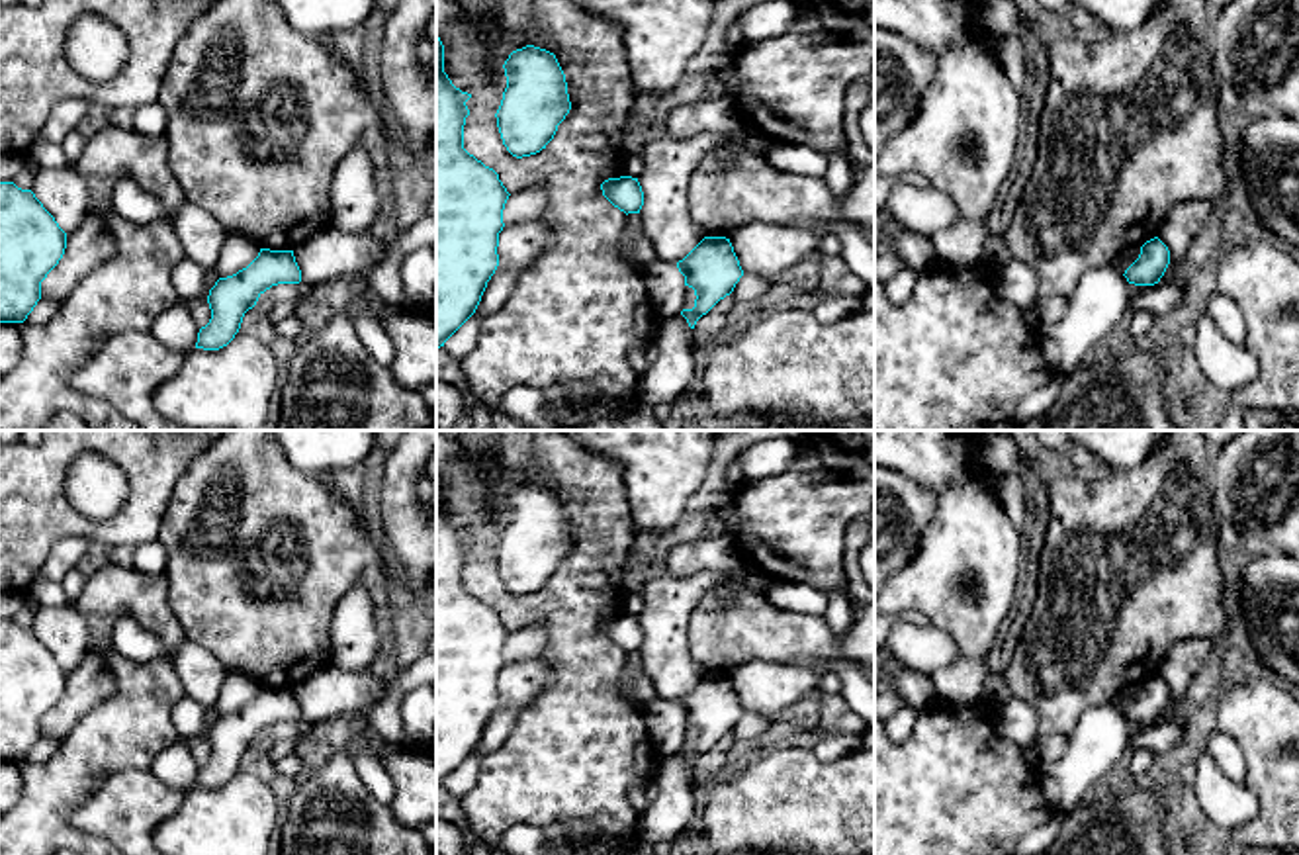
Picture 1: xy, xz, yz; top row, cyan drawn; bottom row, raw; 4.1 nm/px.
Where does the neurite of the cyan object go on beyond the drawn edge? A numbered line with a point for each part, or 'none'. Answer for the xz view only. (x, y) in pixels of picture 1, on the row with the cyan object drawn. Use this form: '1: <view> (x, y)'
none

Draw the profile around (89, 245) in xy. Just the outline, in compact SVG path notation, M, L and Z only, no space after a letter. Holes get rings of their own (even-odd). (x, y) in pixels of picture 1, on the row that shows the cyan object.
M90 211L86 219L67 235L63 258L41 282L41 297L61 303L82 278L113 254L115 243L106 233L102 213Z

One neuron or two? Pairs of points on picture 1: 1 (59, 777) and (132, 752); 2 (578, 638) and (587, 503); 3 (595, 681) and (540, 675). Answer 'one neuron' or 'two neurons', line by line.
1: one neuron
2: one neuron
3: two neurons

